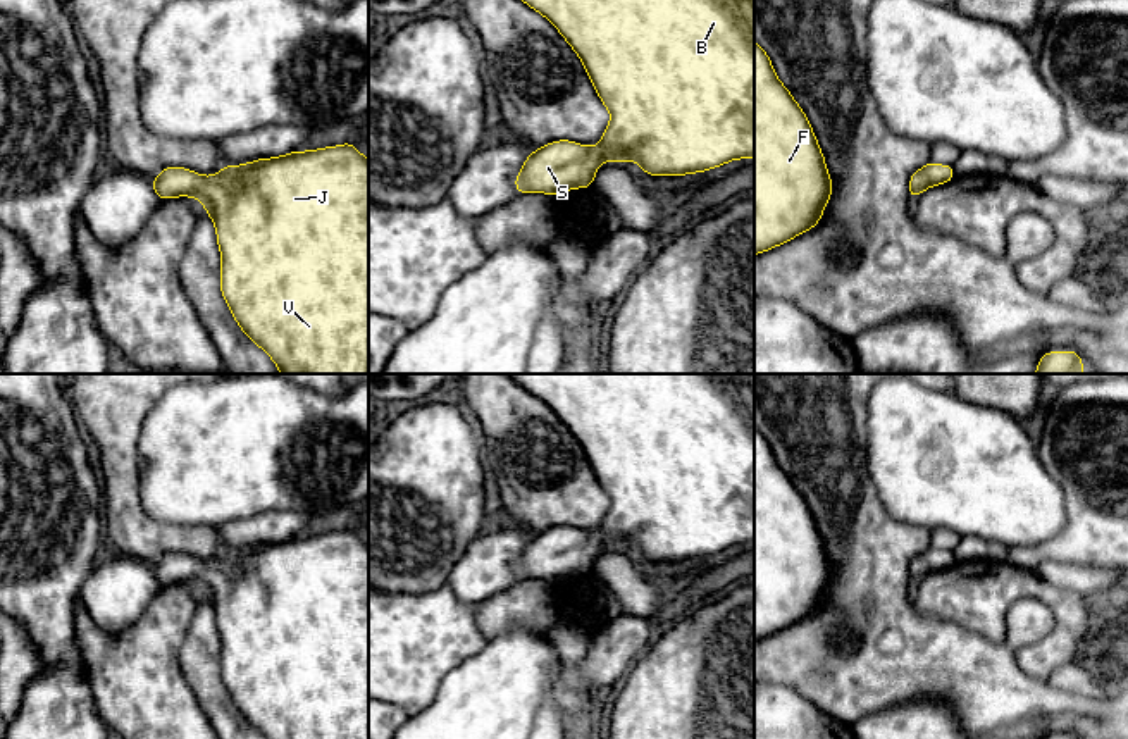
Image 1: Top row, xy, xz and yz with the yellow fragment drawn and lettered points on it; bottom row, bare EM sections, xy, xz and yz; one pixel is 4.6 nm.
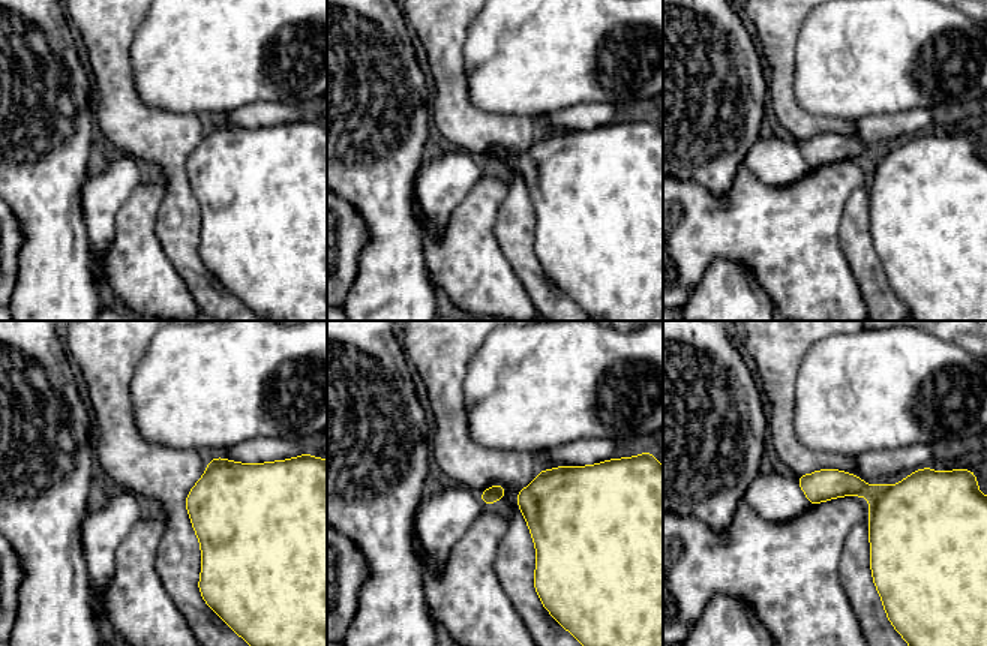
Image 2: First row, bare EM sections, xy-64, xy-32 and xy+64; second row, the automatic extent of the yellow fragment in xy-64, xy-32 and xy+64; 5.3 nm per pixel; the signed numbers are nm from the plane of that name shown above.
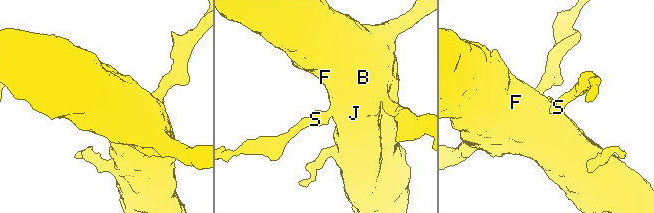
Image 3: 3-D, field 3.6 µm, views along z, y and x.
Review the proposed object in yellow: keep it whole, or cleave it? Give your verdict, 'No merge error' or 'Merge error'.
No merge error

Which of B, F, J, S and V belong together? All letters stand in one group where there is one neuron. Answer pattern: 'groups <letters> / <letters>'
groups B F J S V

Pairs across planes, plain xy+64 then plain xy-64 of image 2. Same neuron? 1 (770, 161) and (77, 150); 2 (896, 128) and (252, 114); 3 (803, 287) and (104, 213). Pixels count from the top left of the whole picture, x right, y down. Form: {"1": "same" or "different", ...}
{"1": "different", "2": "same", "3": "different"}

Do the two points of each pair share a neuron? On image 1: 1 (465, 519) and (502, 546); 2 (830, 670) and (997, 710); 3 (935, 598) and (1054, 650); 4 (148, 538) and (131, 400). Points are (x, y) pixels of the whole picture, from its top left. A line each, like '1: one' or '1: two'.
1: two
2: one
3: one
4: one

